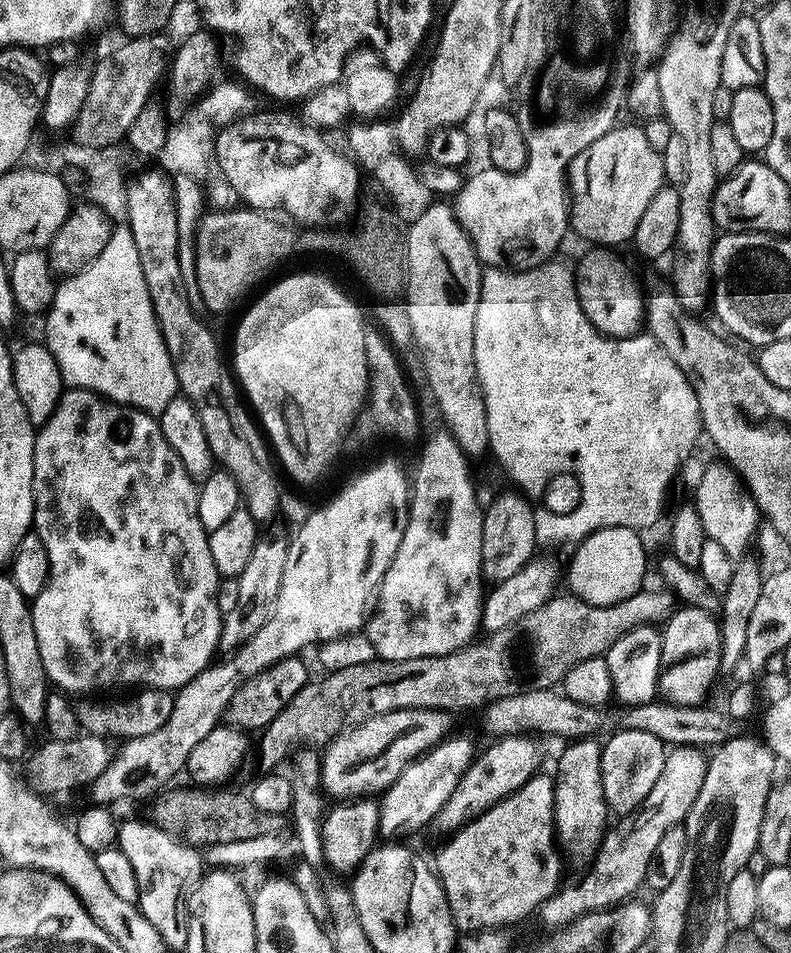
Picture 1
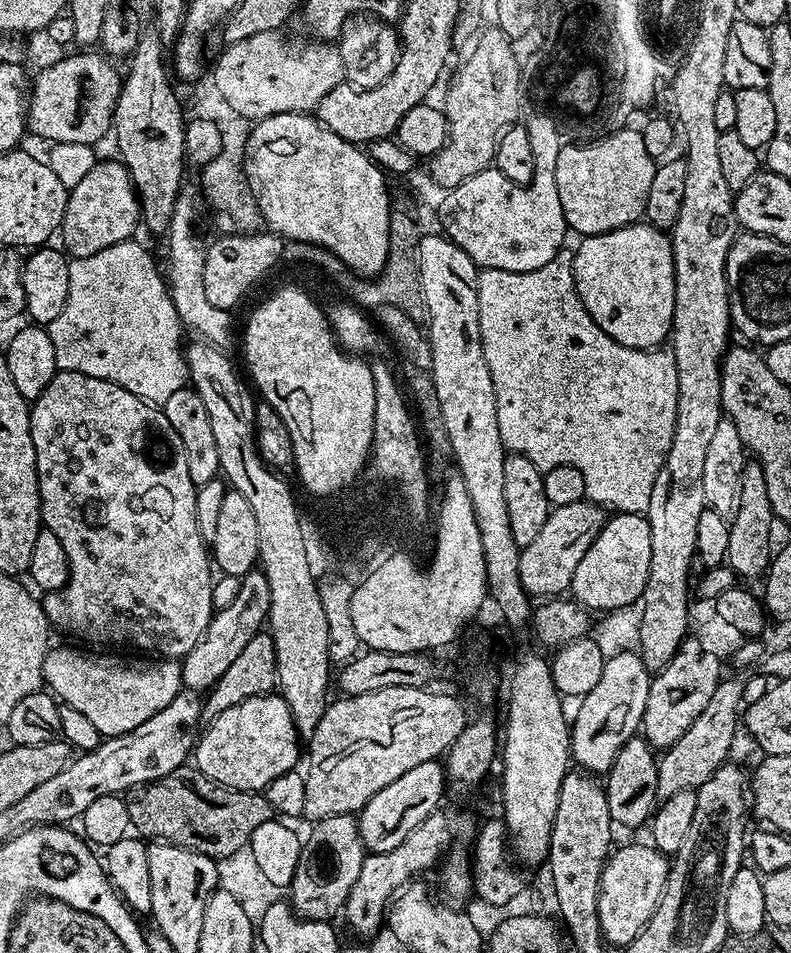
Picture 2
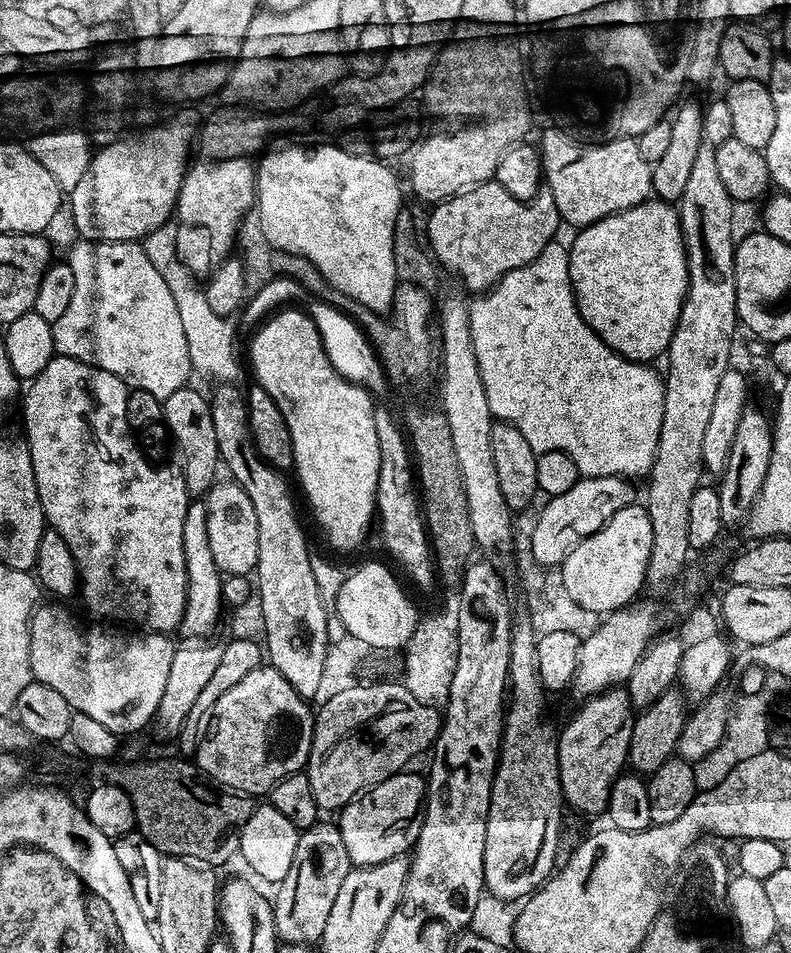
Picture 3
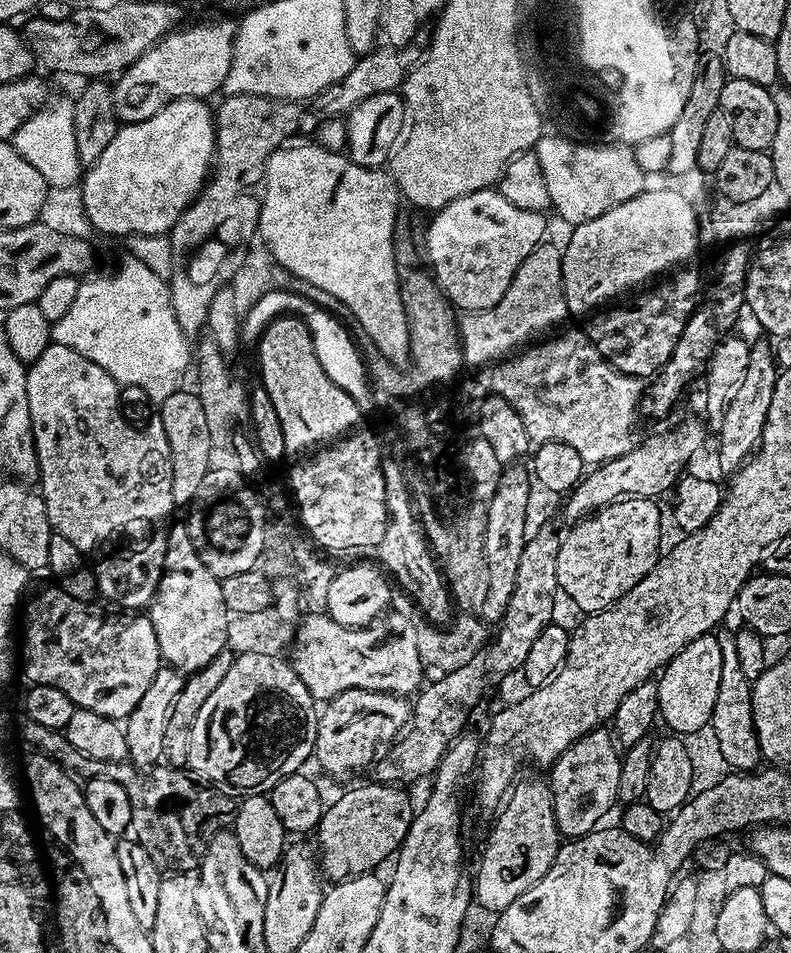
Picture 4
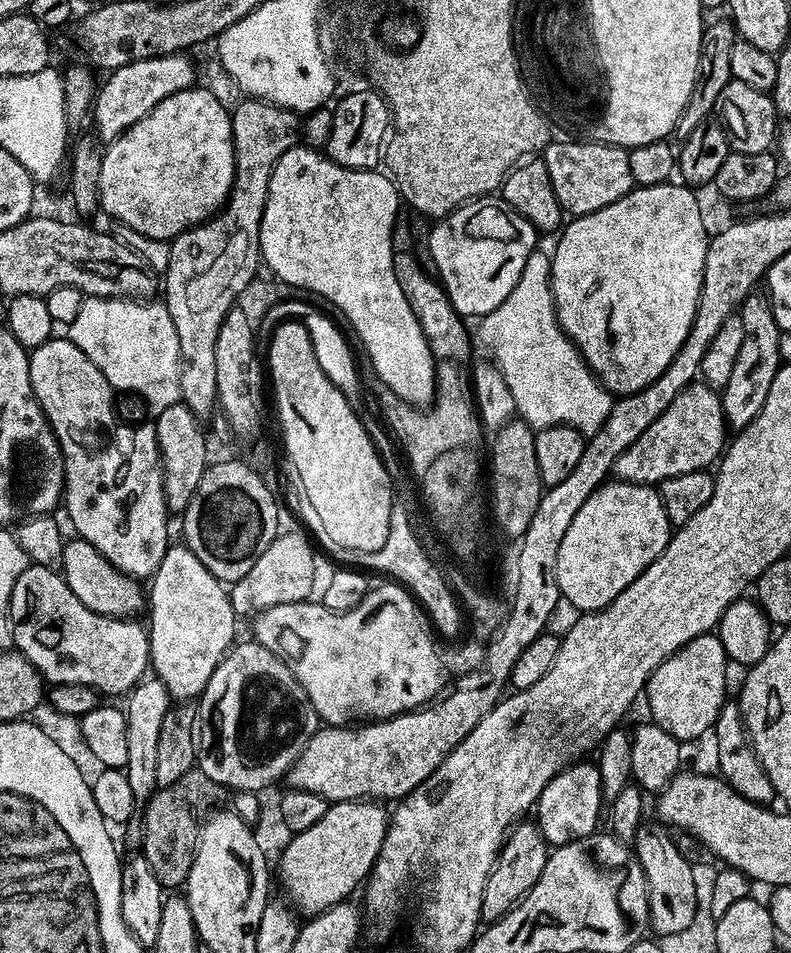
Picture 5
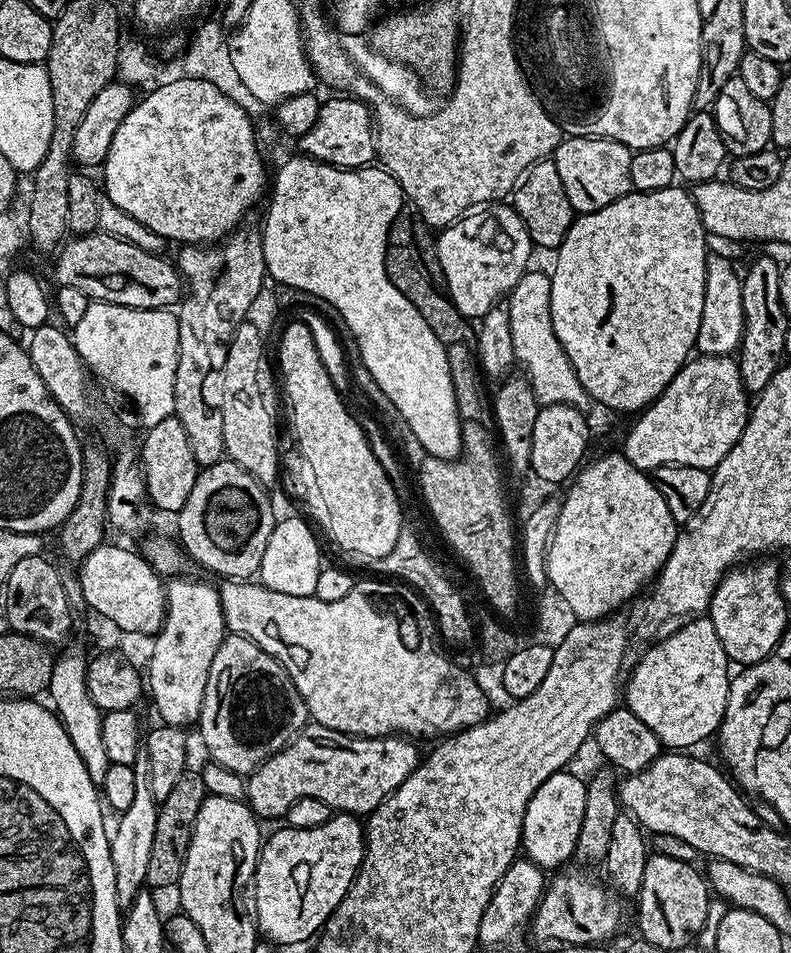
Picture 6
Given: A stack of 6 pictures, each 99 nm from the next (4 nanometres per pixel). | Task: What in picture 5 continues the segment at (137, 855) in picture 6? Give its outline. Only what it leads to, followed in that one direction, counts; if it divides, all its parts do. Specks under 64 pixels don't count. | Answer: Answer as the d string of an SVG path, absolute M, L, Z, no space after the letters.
M145 678L127 693L124 717L126 718L127 757L123 771L130 778L130 790L134 790L137 802L147 802L156 793L158 782L158 734L162 731L162 722L173 707L174 701L169 696L166 686L155 678Z

